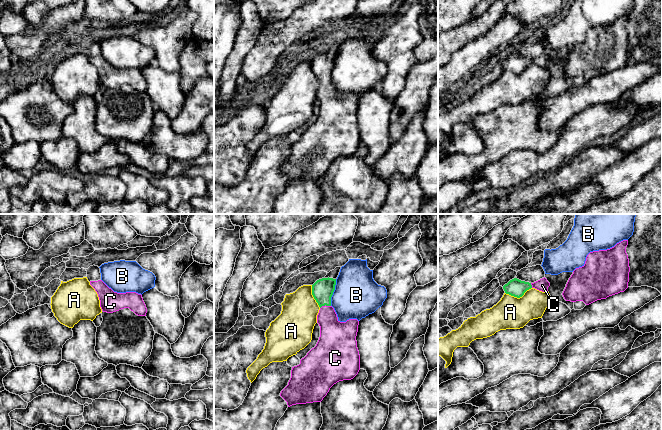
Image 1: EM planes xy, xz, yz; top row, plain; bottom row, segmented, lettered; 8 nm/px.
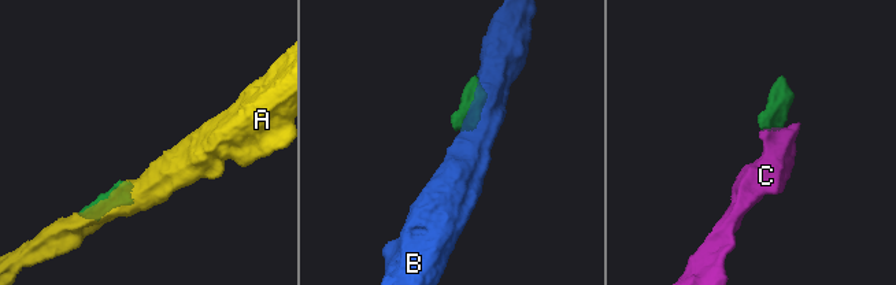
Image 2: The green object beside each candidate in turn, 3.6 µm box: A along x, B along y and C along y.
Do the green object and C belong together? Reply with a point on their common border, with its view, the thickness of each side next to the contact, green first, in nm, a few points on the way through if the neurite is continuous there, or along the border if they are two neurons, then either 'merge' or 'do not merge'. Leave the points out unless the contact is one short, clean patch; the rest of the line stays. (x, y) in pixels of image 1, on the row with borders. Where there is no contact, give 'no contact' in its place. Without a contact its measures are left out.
contact xz (325, 304); calibres 180 and 220 nm; way xz (322, 290), (325, 304), (327, 320), (333, 334); merge

